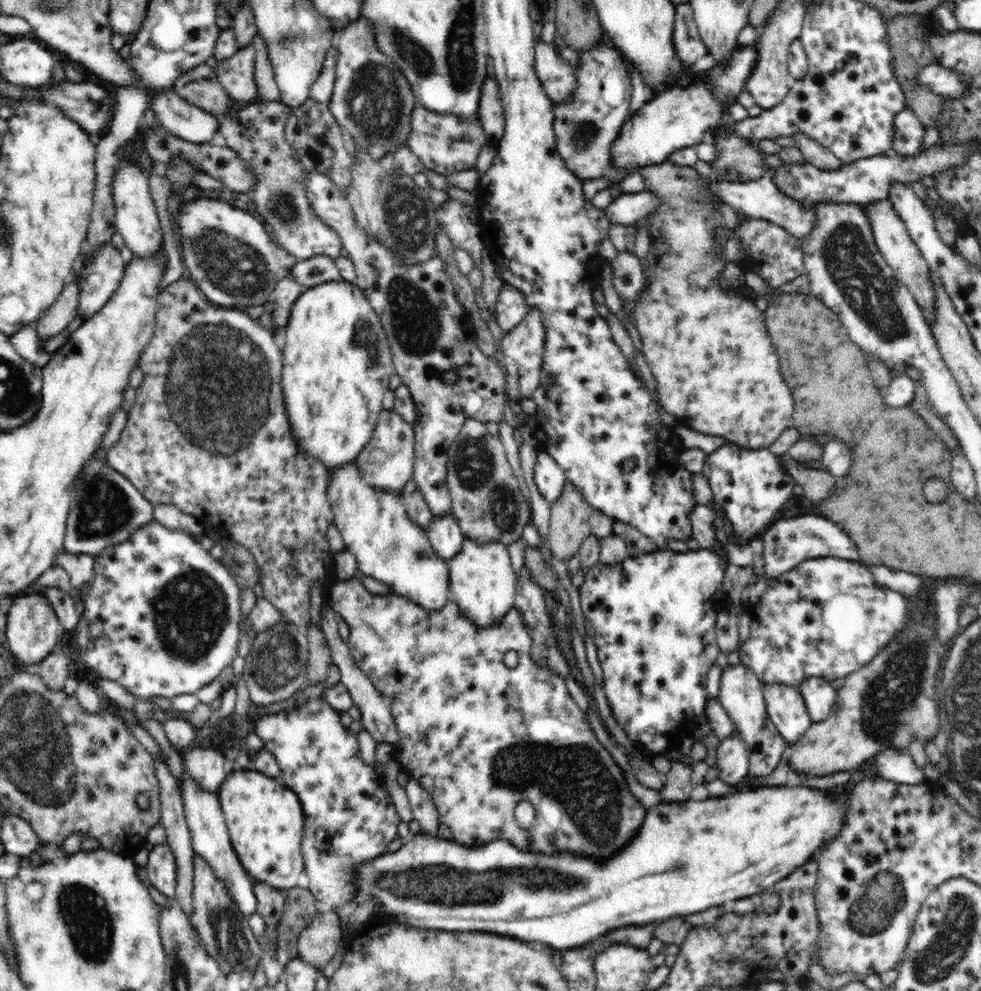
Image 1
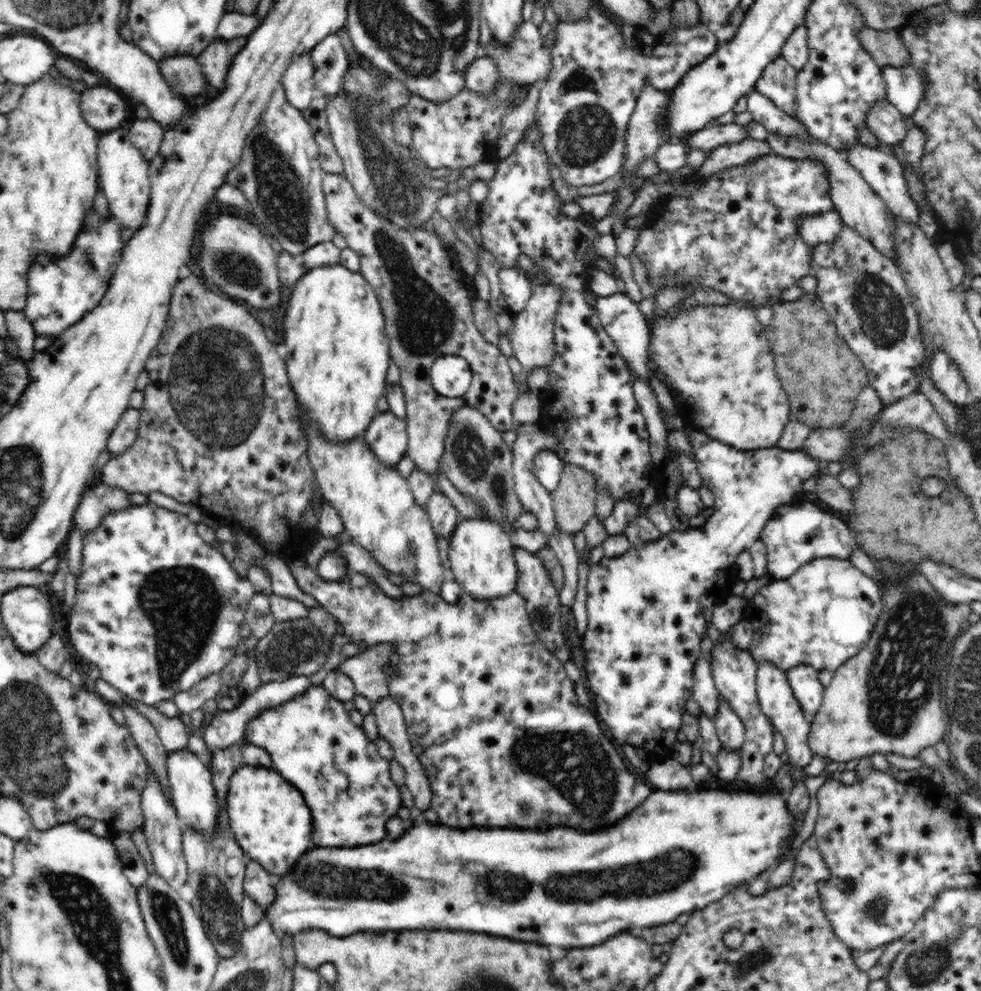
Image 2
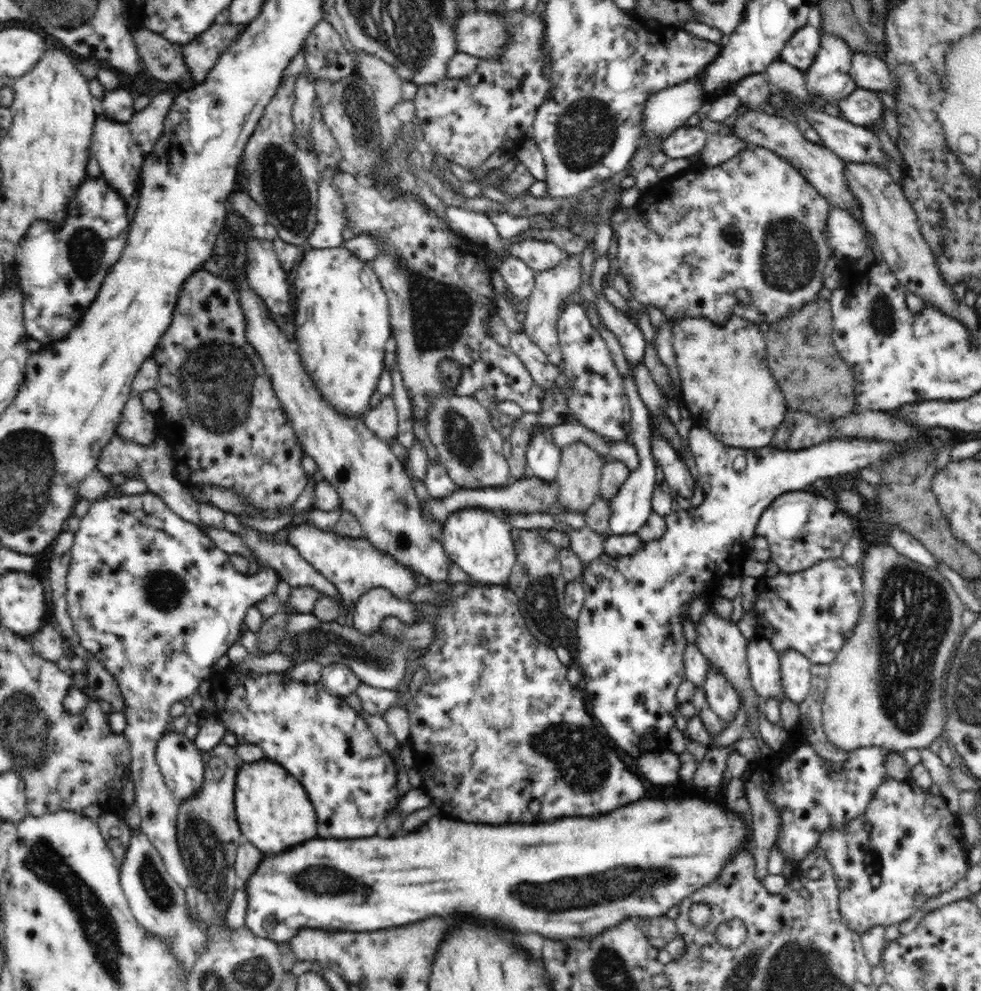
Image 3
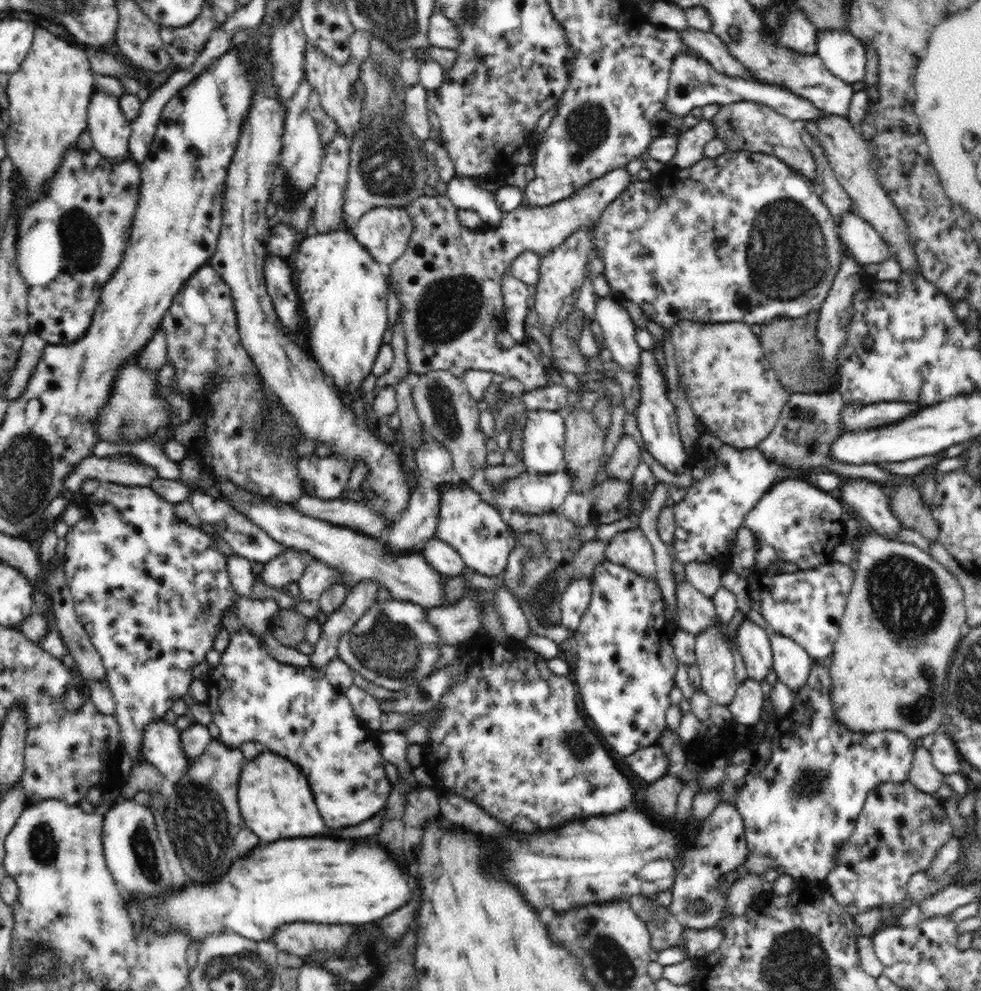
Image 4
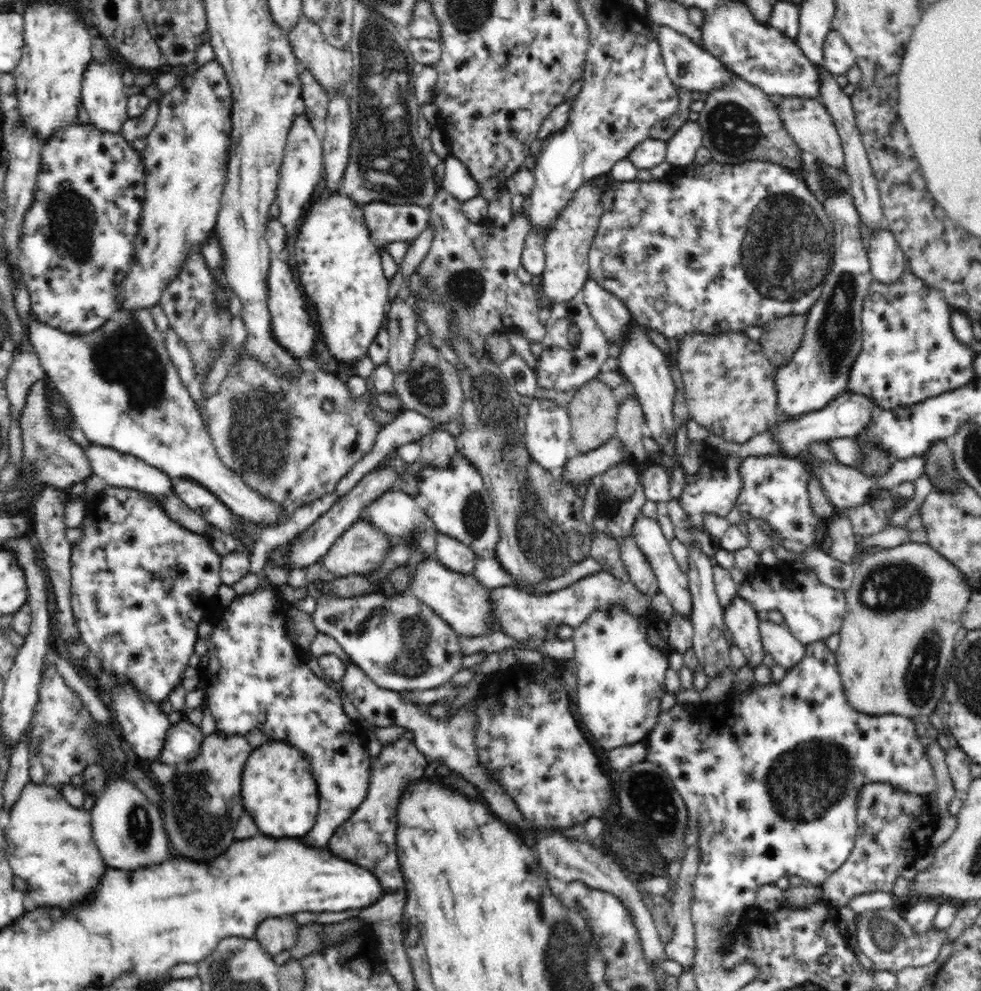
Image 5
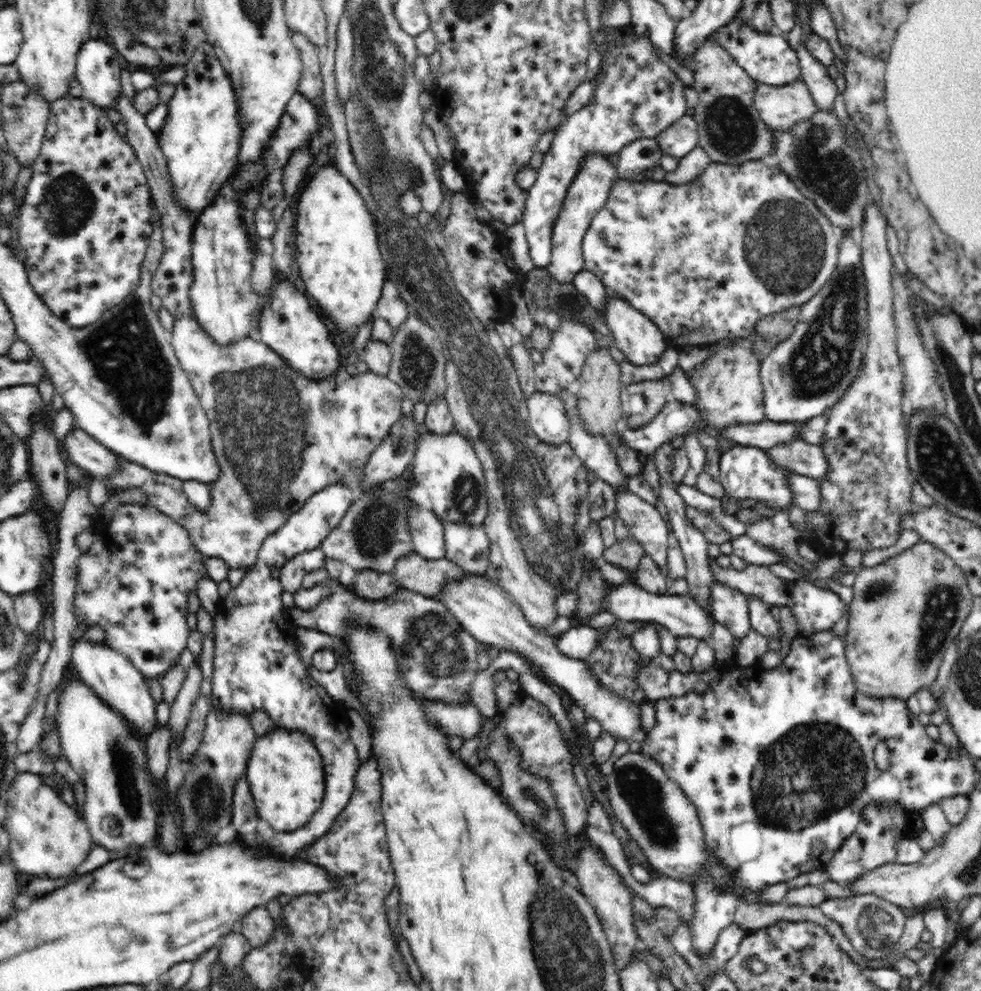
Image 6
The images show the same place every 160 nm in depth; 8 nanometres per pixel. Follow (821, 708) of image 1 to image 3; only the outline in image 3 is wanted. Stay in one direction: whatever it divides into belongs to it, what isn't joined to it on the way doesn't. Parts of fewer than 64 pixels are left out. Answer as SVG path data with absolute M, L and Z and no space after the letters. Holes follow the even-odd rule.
M795 649L784 650L779 655L780 678L785 695L798 705L810 692L810 668L811 662Z

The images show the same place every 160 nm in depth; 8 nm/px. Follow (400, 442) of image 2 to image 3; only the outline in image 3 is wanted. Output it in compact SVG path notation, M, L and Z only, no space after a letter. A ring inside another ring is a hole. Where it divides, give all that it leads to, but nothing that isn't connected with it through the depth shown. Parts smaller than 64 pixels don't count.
M384 396L377 407L371 408L364 421L378 439L391 441L398 437L398 413L391 396Z

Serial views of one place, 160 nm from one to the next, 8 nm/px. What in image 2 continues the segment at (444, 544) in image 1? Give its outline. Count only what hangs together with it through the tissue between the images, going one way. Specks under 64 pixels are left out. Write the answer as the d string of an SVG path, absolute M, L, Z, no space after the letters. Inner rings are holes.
M436 489L435 494L430 496L425 511L428 513L429 521L437 538L450 540L452 532L459 523L458 512L449 502L448 498Z

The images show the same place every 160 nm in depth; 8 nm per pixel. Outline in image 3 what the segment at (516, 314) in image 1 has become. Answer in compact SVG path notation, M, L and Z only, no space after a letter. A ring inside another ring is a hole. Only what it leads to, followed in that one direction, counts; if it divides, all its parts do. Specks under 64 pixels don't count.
M506 257L500 263L498 271L505 280L508 290L513 292L517 300L523 301L534 288L536 271L529 267L528 262L516 257Z

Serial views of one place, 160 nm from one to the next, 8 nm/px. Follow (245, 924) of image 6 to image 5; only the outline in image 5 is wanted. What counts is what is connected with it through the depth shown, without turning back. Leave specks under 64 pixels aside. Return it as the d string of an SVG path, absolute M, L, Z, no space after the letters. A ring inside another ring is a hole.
M291 916L286 919L280 917L268 918L264 923L258 926L255 940L271 956L284 951L290 951L297 943L299 938L299 924Z

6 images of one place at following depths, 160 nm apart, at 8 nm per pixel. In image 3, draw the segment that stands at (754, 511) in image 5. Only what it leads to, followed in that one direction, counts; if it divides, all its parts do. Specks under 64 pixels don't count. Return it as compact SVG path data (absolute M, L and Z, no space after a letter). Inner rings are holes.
M795 491L782 494L776 498L772 505L762 512L755 531L756 535L767 540L771 552L771 561L780 568L781 573L796 573L812 568L824 560L841 557L844 546L848 544L850 537L854 536L854 528L850 519L843 510L840 510L836 502L818 496L818 494Z

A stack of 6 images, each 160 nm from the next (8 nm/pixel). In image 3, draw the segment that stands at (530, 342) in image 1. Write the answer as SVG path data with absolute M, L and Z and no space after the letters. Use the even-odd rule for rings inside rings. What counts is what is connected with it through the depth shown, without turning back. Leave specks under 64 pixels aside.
M570 254L565 261L558 263L550 270L538 271L535 274L535 285L528 296L526 304L526 318L524 318L524 330L526 336L540 347L540 350L548 357L548 360L559 365L562 361L561 348L559 345L557 322L561 316L560 306L565 298L577 292L582 284L580 277L580 255Z

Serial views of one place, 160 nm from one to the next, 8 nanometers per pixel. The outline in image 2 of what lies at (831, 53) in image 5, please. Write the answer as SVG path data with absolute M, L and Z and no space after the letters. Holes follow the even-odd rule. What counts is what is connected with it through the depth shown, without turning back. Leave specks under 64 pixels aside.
M910 64L898 68L882 66L880 75L886 84L887 101L903 115L910 117L924 99L926 77Z

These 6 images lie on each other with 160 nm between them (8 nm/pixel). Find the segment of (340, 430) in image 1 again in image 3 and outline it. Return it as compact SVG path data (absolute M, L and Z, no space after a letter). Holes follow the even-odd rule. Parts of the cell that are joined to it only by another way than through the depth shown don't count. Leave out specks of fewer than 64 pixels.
M343 245L336 246L336 248L311 248L304 256L298 266L296 266L294 274L294 283L291 286L294 289L294 302L296 310L294 310L294 324L296 326L290 326L290 331L294 334L294 341L299 351L302 364L307 375L311 377L315 388L320 391L320 394L331 404L332 408L335 408L336 412L347 416L348 418L361 418L364 419L363 414L366 412L366 408L370 406L370 396L377 390L378 380L380 380L380 374L384 370L384 346L388 342L391 334L391 322L389 302L387 301L387 293L383 289L379 278L372 270L370 261L362 261L355 254L352 254Z

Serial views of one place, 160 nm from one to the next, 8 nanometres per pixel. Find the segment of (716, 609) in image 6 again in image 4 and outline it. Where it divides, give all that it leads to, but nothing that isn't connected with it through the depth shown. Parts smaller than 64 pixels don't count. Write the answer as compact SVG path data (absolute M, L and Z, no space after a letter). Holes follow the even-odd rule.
M744 617L737 628L735 640L749 678L759 683L766 680L773 669L769 631Z

